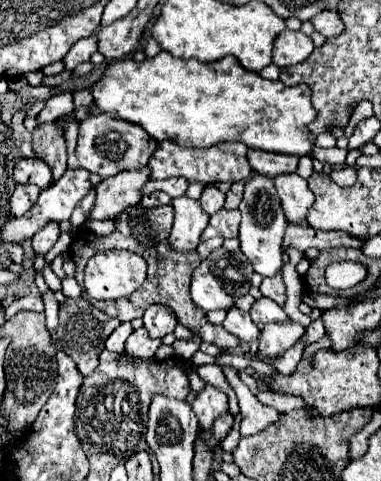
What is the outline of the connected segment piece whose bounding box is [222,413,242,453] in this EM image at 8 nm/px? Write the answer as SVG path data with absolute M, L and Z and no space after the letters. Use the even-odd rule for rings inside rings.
M238 413L234 416L234 423L232 427L232 431L230 431L230 435L224 439L224 443L222 443L222 449L224 451L228 451L228 453L232 453L236 447L238 447L238 443L241 439L240 437L240 421L242 420L242 415Z

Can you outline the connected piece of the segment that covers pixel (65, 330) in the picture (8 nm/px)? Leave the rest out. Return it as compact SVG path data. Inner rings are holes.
M66 299L60 305L60 325L56 329L56 341L62 351L66 351L74 361L78 371L88 377L98 367L98 355L104 349L104 339L120 325L118 319L104 315L100 309L92 307L86 299Z

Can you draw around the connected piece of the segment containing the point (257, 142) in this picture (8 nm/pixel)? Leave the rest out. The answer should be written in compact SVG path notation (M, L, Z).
M166 51L142 63L114 61L104 77L94 83L92 89L96 107L104 113L116 113L124 121L142 125L154 139L176 139L182 147L210 147L222 141L242 141L252 149L284 153L284 155L310 155L316 143L316 135L310 131L310 123L316 119L316 109L310 103L310 91L306 83L294 87L280 87L278 81L268 81L254 71L244 71L236 57L226 55L214 63L200 63L196 59L178 59Z

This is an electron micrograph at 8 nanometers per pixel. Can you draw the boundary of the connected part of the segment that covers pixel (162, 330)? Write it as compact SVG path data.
M150 305L142 319L144 319L144 327L152 335L152 339L162 339L164 335L172 333L174 327L178 325L174 311L168 309L166 305Z

